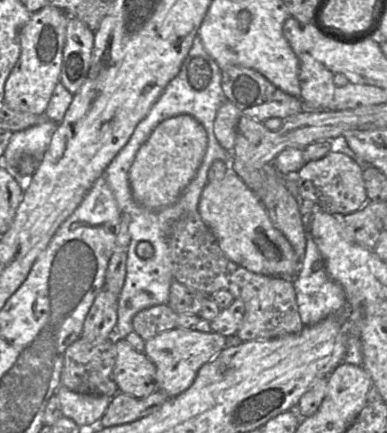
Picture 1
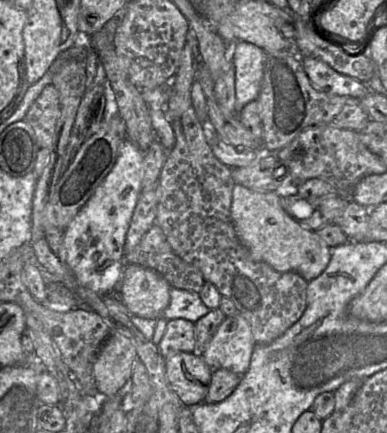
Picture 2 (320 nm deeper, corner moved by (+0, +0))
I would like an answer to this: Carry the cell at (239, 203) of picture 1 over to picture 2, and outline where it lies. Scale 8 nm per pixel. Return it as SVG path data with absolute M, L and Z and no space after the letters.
M235 184L230 212L235 232L254 260L265 262L278 272L296 272L307 282L328 266L331 248L314 231L304 228L285 212L280 204L280 193L257 192Z

